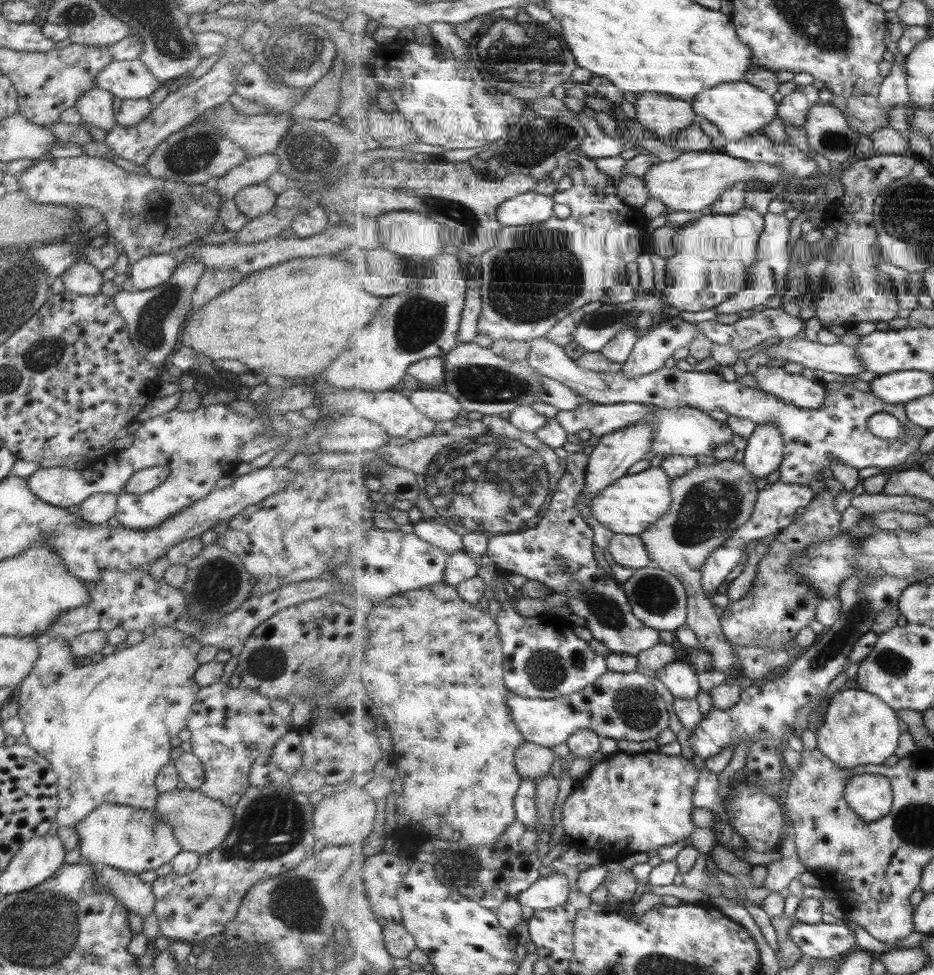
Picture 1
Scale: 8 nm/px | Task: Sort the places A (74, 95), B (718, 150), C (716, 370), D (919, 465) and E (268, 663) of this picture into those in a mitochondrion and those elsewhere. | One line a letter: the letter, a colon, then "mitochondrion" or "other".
A: other
B: other
C: other
D: other
E: mitochondrion

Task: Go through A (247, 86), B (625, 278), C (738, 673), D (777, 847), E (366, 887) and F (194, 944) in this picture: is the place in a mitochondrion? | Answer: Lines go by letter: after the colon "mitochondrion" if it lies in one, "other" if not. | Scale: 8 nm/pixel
A: other
B: other
C: other
D: other
E: other
F: other

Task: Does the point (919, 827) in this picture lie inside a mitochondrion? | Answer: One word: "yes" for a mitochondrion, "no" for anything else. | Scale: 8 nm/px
yes

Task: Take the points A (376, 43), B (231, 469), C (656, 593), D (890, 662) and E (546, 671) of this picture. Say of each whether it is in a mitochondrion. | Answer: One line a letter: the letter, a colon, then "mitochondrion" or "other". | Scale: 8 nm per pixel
A: other
B: other
C: mitochondrion
D: mitochondrion
E: mitochondrion

